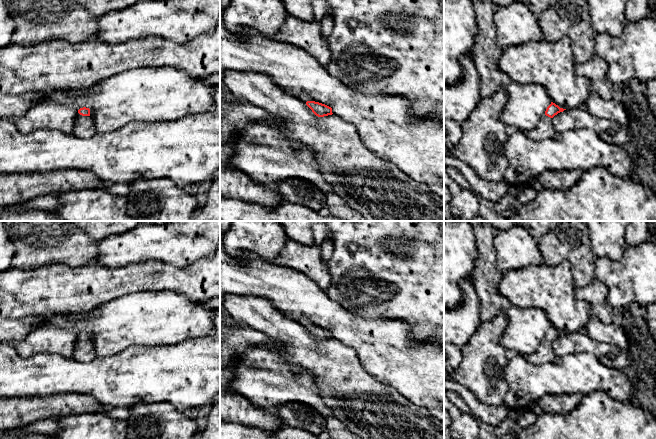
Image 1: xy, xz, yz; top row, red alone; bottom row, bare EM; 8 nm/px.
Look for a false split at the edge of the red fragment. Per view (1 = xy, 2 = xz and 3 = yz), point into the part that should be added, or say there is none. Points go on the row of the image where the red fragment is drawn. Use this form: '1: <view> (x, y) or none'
1: xy (84, 127)
2: xz (303, 97)
3: yz (544, 130)

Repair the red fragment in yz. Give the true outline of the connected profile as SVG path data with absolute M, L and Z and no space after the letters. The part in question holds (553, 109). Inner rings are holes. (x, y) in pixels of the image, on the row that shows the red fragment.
M551 102L545 111L545 115L541 118L539 124L534 129L521 131L533 140L553 138L556 135L556 131L553 128L551 119L564 110L566 109L560 108L555 103Z

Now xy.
M83 107L78 110L78 113L75 120L73 135L83 139L93 137L97 132L94 121L90 117L90 109Z

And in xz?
M301 94L298 96L298 98L305 102L306 105L312 110L312 112L318 117L324 117L333 114L331 107L319 102L315 102L307 94Z

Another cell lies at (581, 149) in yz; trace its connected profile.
M588 128L556 133L553 138L544 140L533 140L519 129L510 129L505 154L509 164L504 178L510 186L528 183L545 171L583 172L598 166L607 169L615 176L627 178L633 167L629 153L624 147L604 141L594 130Z

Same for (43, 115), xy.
M39 103L23 116L13 118L21 134L30 134L41 129L58 129L73 134L78 111L56 103Z

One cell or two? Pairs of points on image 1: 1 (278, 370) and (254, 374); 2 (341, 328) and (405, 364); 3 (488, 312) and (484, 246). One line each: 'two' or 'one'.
1: one
2: one
3: one

